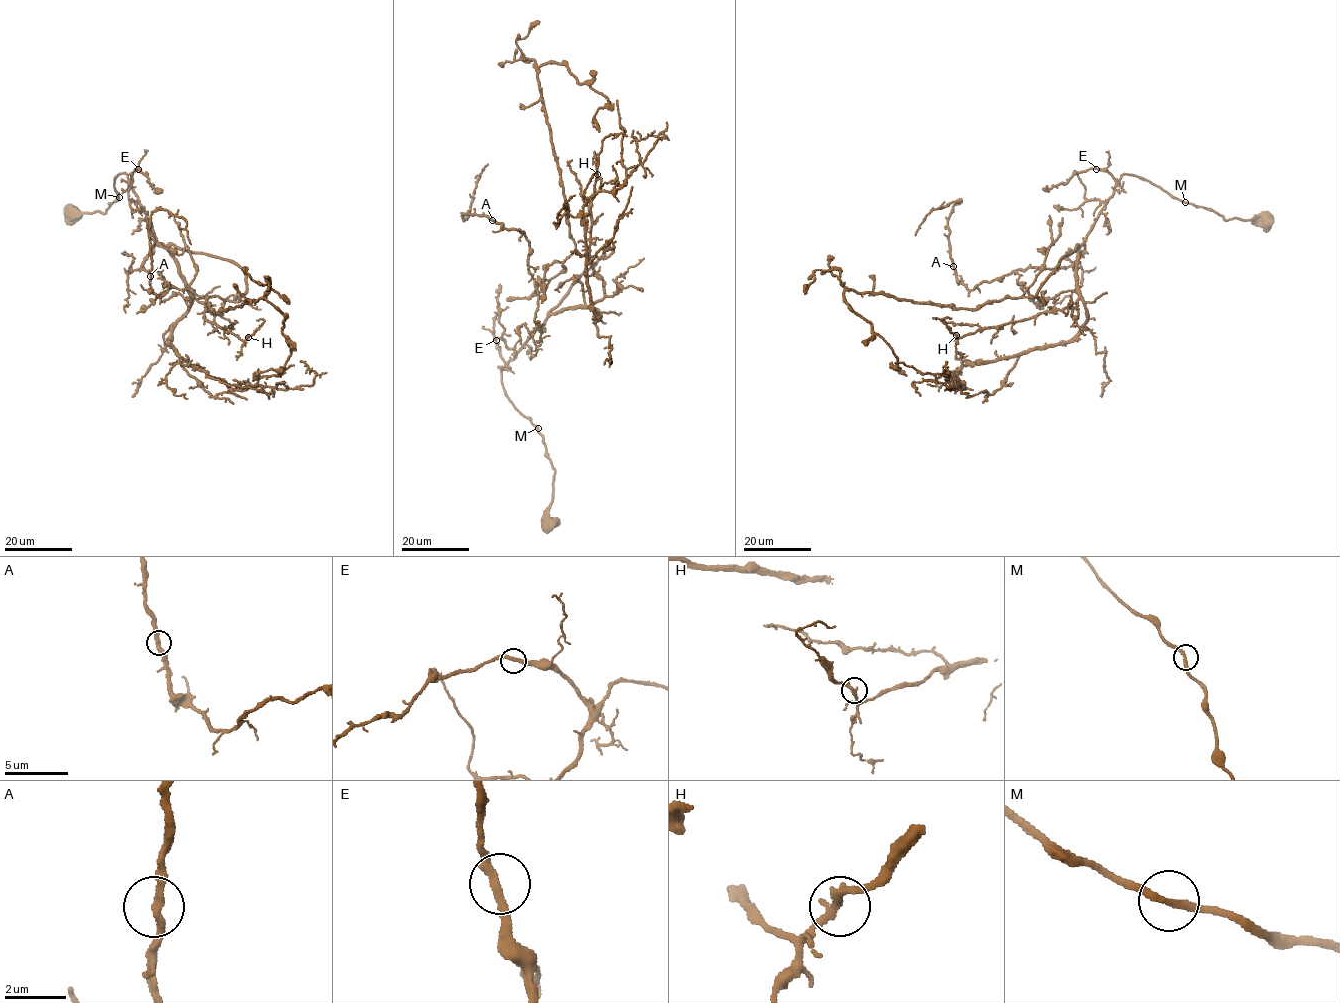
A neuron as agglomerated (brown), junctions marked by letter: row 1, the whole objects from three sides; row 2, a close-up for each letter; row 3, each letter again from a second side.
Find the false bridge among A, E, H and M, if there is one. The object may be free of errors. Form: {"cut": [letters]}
{"cut": []}

